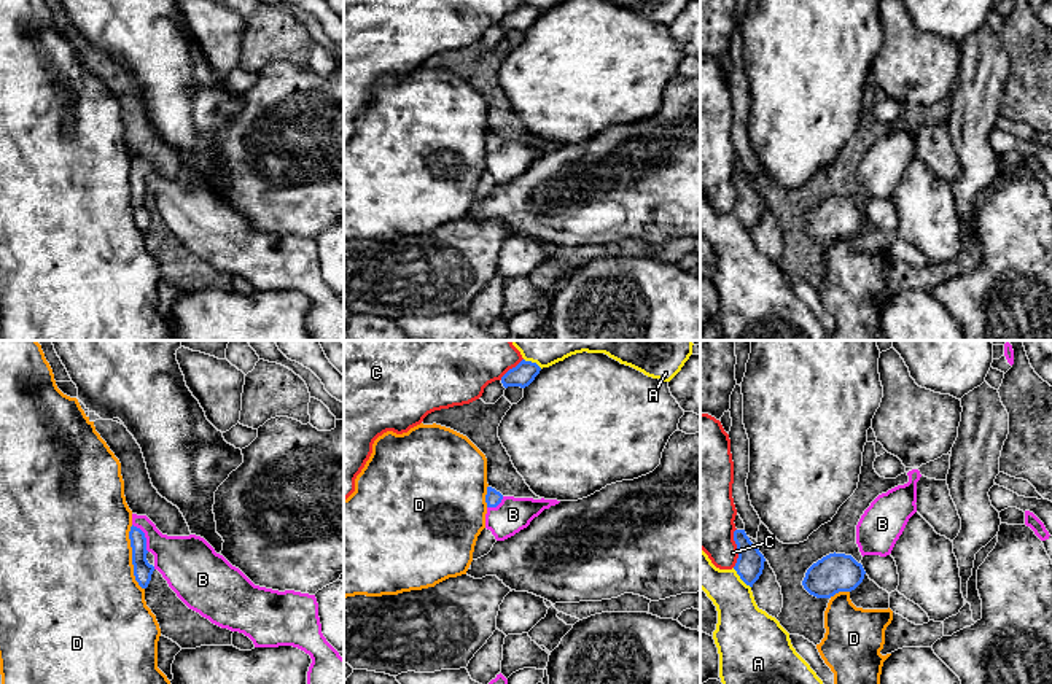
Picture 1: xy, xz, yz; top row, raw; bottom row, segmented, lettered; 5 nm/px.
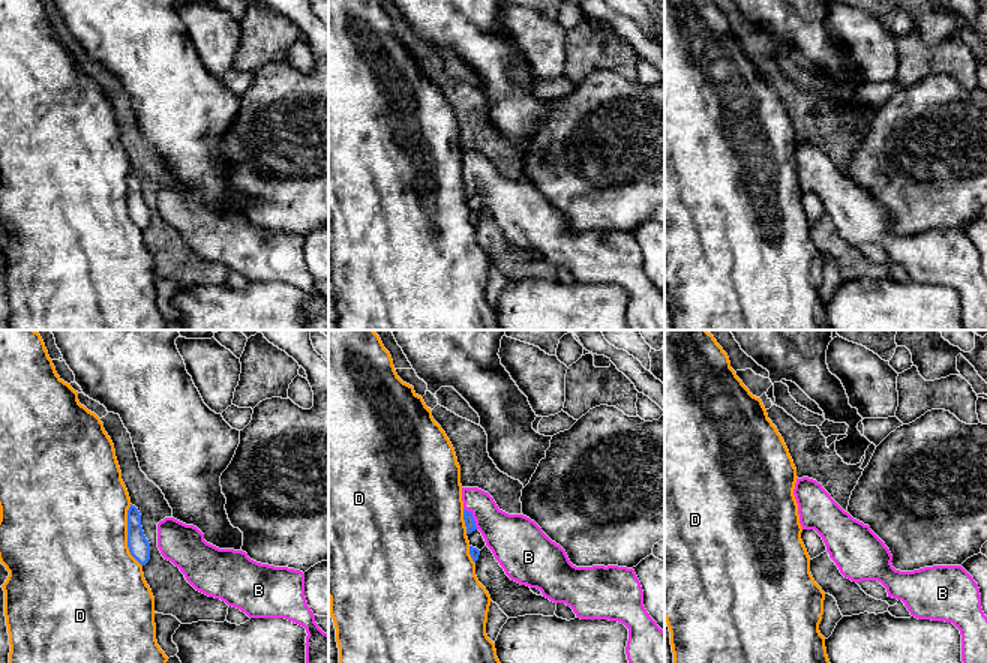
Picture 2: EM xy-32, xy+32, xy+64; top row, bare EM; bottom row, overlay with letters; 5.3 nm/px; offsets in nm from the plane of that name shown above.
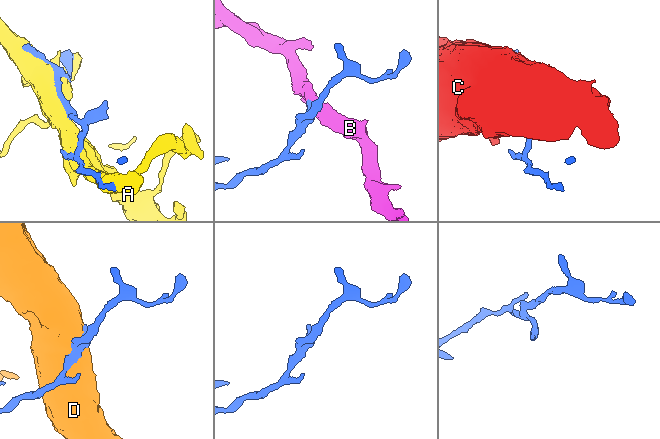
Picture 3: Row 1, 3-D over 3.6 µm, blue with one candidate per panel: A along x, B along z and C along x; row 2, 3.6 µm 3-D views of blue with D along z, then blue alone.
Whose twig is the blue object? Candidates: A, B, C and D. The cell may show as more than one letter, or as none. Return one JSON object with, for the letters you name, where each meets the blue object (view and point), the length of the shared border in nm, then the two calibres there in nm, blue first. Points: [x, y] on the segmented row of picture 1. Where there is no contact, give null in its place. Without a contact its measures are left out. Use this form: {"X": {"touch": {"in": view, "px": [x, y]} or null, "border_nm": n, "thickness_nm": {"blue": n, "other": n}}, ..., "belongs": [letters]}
{"B": {"touch": {"in": "xy", "px": [144, 536]}, "border_nm": 170, "thickness_nm": {"blue": 100, "other": 280}}, "belongs": ["B"]}

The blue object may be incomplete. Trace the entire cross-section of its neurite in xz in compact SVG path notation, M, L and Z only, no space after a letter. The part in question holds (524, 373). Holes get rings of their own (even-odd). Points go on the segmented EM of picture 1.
M522 359L516 367L509 369L503 377L501 383L508 387L528 387L540 374L541 367L536 363Z

